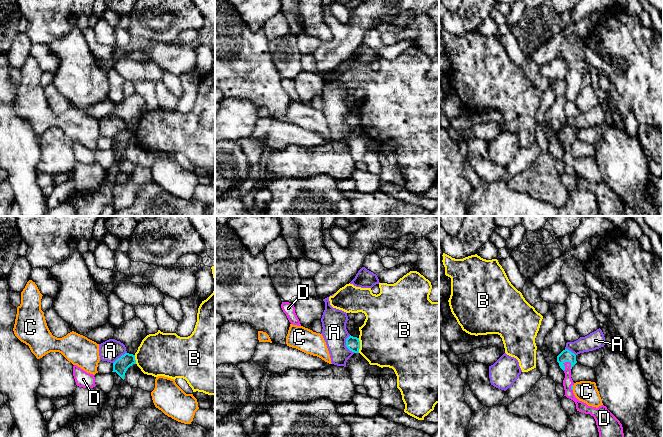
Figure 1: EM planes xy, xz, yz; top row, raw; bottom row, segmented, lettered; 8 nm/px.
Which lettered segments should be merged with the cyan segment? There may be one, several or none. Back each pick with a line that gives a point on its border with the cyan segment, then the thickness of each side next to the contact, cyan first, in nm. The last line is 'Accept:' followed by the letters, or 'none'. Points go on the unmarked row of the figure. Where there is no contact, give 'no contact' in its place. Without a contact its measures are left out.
D: contact yz (563, 140); calibres 100 and 80 nm
Accept: D

